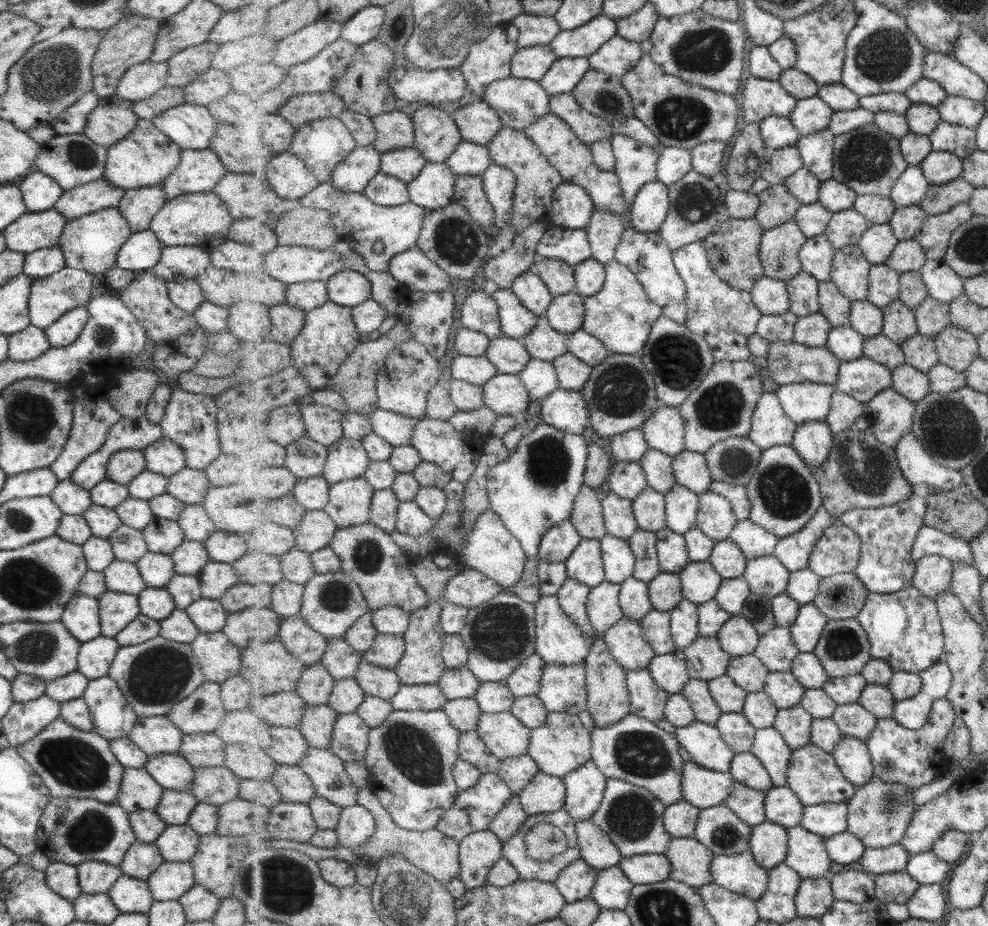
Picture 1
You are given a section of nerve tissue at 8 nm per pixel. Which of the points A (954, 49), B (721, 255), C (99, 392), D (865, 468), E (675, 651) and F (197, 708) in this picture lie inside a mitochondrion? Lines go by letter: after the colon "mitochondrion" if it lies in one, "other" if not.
A: other
B: mitochondrion
C: other
D: mitochondrion
E: other
F: mitochondrion

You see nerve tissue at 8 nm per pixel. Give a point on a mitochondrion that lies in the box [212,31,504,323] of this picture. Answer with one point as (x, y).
(453, 238)

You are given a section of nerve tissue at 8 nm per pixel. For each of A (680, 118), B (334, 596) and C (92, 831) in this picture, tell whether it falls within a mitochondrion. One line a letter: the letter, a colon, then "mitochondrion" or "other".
A: mitochondrion
B: mitochondrion
C: mitochondrion

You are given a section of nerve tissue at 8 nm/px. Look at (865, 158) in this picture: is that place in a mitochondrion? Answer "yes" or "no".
yes

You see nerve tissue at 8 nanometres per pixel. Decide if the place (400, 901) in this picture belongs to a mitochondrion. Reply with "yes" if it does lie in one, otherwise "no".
yes

